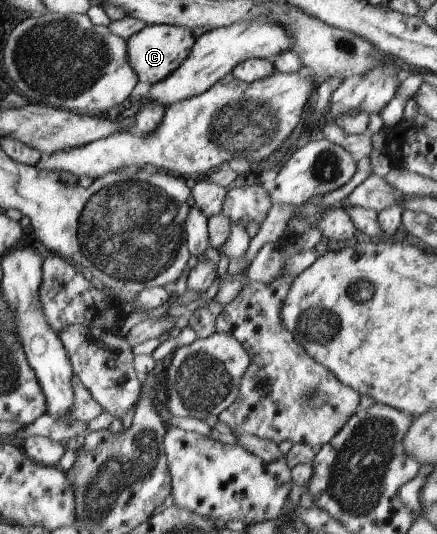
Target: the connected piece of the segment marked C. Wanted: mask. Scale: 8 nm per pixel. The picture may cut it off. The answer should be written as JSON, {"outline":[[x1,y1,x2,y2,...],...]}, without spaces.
{"outline":[[145,25,139,32,132,34,125,40,125,52,127,52,127,64,137,77,137,82,155,82,163,80,171,74,184,58,187,58,195,38,188,28,173,25]]}

